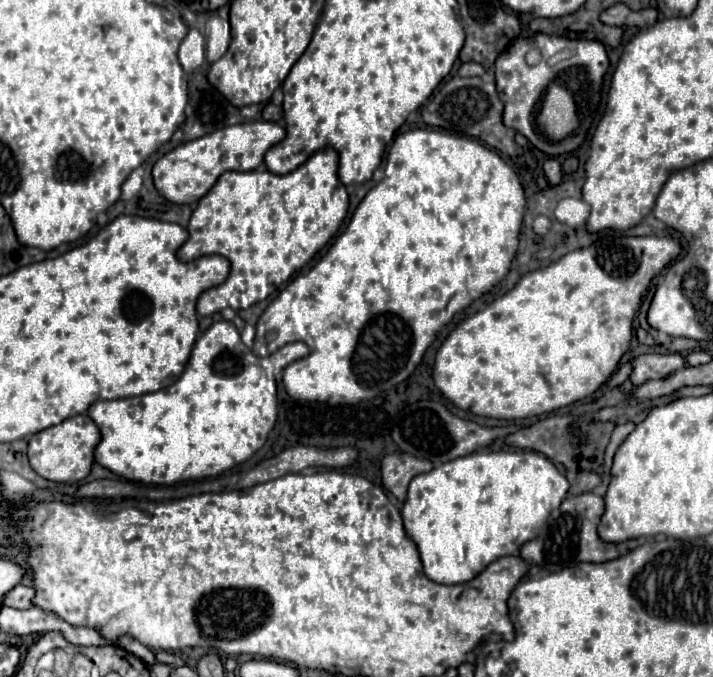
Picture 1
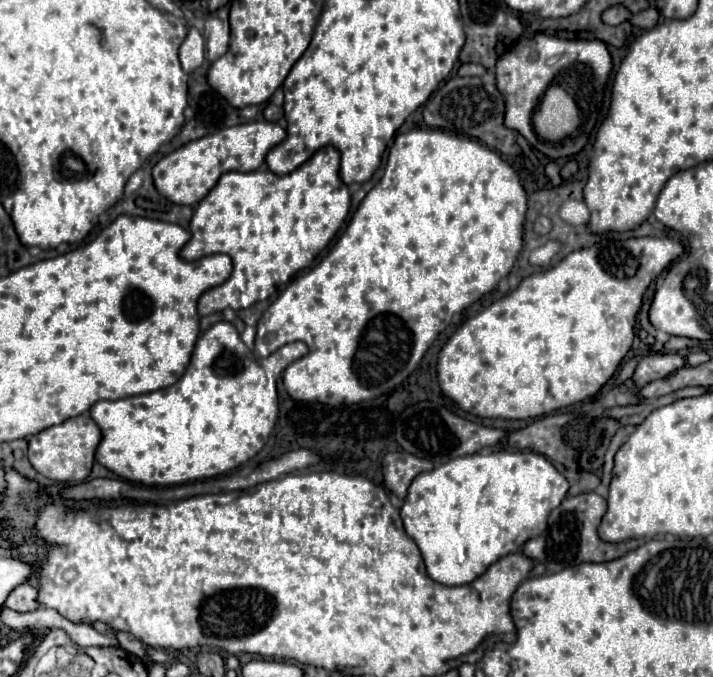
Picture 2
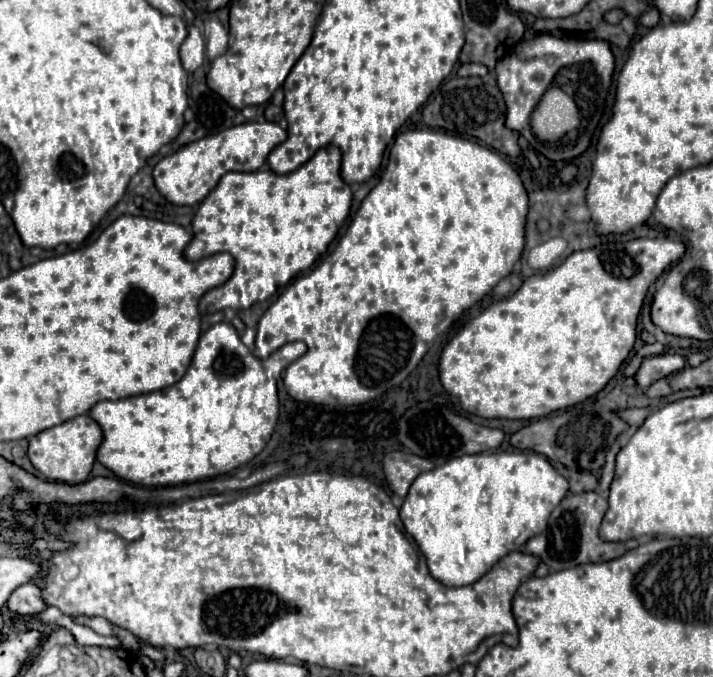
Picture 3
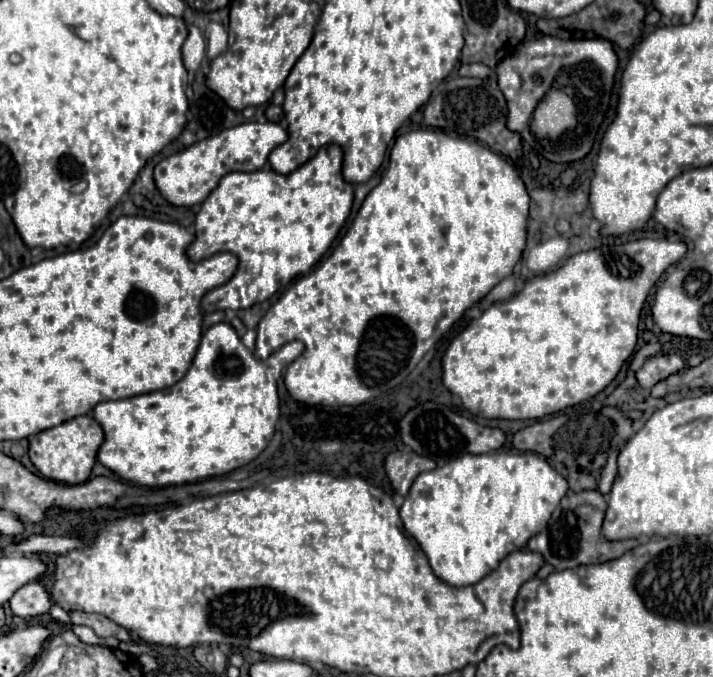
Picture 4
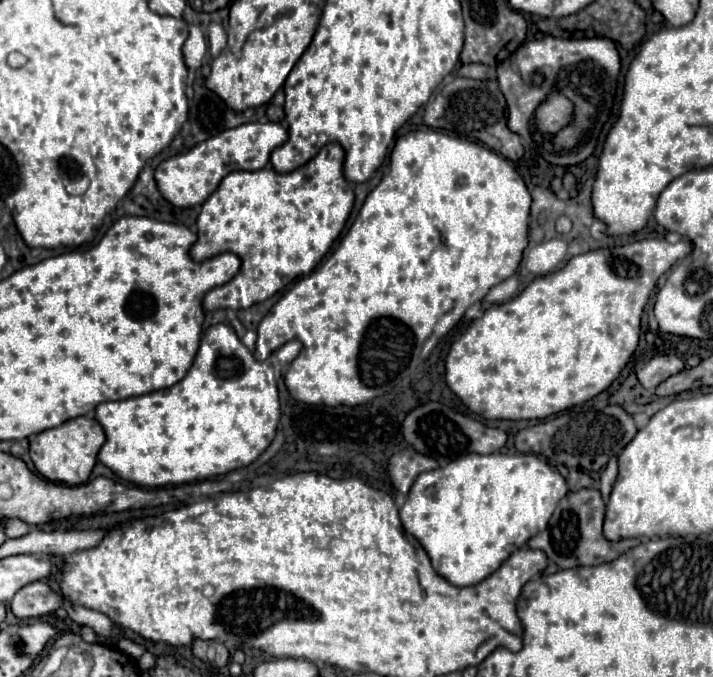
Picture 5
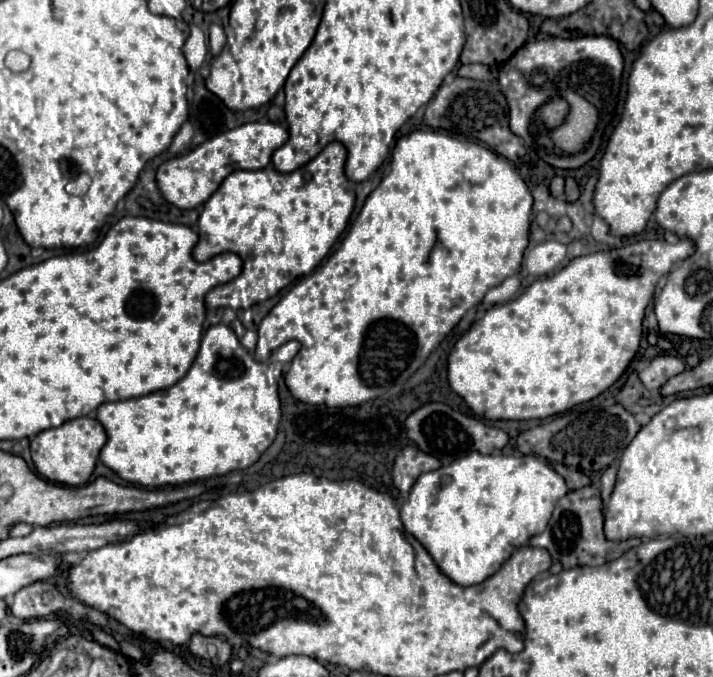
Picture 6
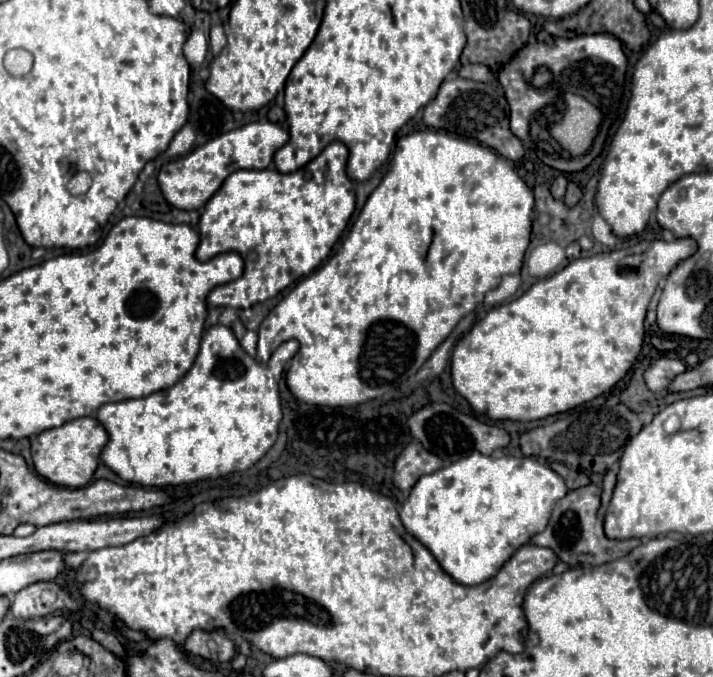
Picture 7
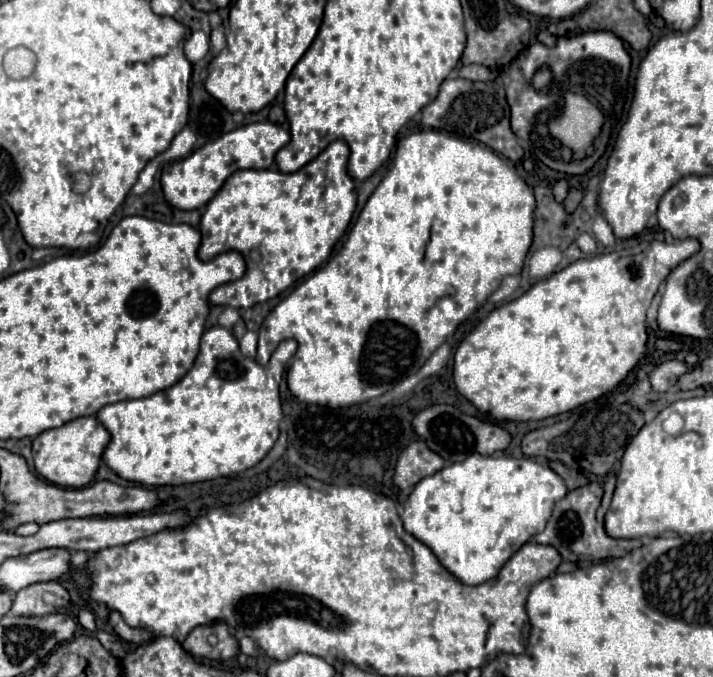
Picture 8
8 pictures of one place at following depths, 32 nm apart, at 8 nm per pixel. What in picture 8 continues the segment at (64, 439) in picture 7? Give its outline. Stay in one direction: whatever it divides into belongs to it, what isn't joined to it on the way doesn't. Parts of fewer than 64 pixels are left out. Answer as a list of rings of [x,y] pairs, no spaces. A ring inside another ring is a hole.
[[[94,416],[70,420],[68,424],[46,430],[34,438],[32,454],[34,454],[36,472],[56,486],[82,488],[92,482],[100,466],[100,456],[106,444],[108,444],[108,430]]]

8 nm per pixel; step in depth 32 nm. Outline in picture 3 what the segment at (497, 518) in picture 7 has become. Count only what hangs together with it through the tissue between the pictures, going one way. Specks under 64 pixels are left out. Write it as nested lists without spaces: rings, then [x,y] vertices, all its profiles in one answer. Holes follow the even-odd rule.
[[[482,452],[460,456],[440,468],[422,472],[404,498],[400,518],[406,532],[416,540],[424,554],[430,574],[444,586],[468,586],[484,576],[500,558],[522,550],[520,546],[544,532],[550,512],[560,504],[566,492],[566,478],[536,452]]]

